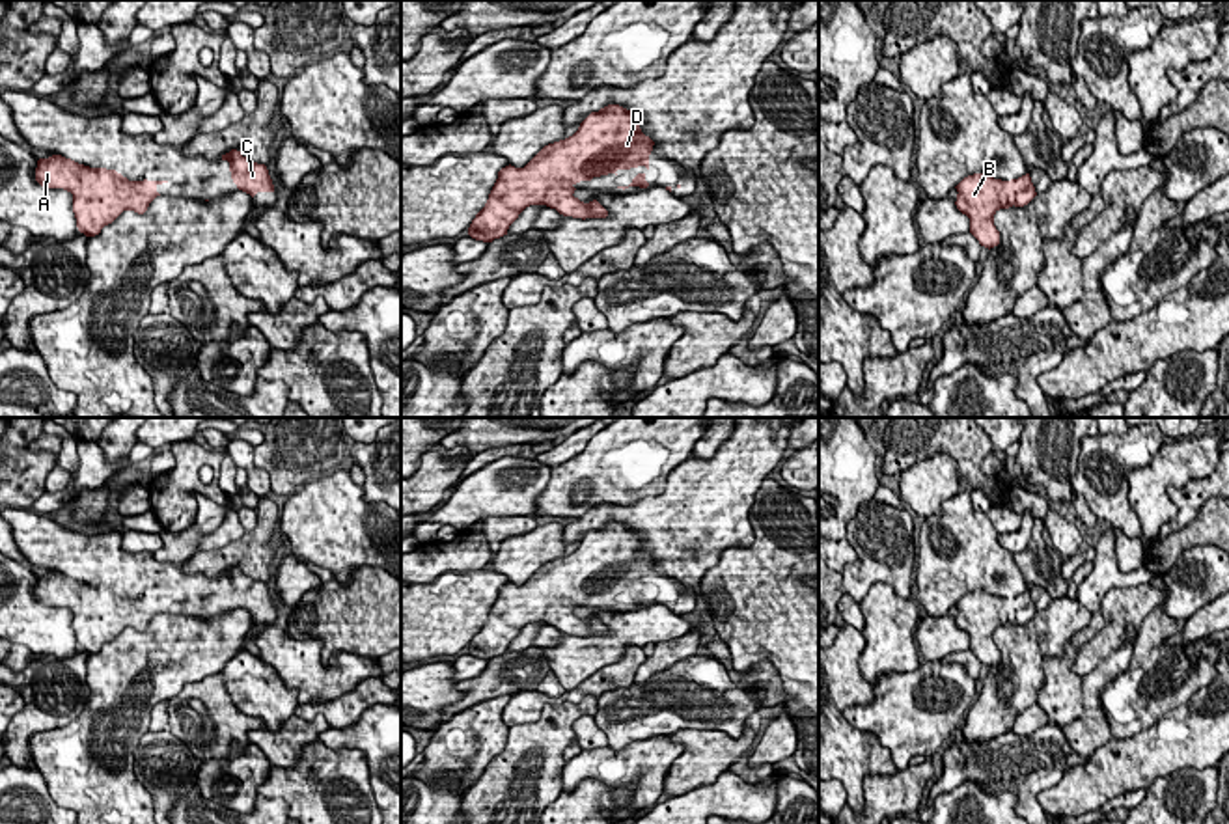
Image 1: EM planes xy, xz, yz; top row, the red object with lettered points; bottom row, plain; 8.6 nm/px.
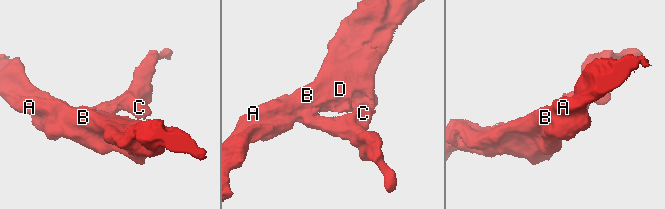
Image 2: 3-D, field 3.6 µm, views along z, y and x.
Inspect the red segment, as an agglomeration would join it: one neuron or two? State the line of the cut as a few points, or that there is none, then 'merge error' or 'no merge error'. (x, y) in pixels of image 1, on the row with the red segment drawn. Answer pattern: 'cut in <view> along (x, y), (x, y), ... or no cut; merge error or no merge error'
no cut; no merge error

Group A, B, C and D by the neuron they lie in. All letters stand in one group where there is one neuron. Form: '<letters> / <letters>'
A B C D

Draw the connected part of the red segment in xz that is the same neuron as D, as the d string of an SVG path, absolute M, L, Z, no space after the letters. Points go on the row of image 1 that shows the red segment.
M608 104L591 112L573 136L545 145L524 168L502 168L468 235L492 242L507 235L509 226L530 205L546 205L582 220L606 218L608 211L597 199L584 203L573 196L574 185L617 170L649 170L653 145L632 110Z

